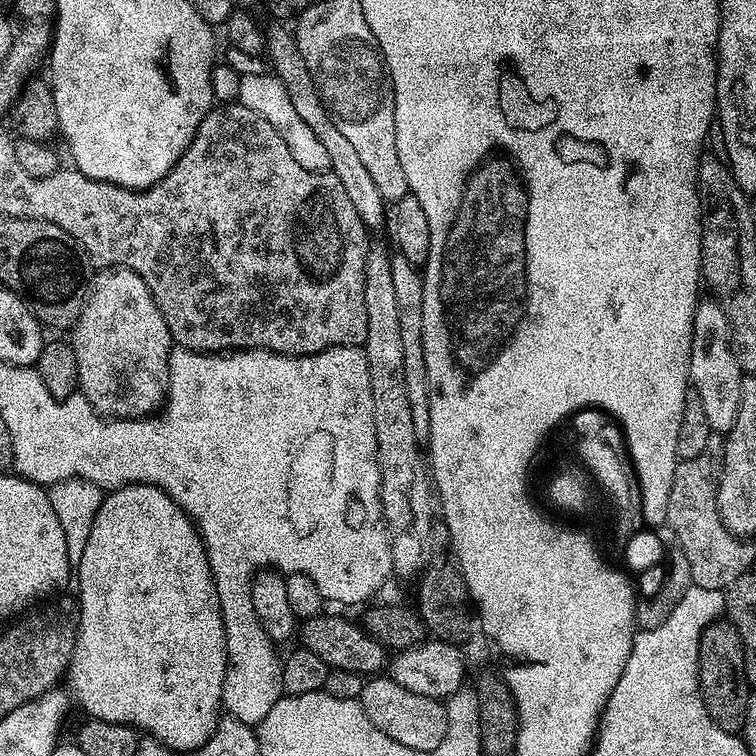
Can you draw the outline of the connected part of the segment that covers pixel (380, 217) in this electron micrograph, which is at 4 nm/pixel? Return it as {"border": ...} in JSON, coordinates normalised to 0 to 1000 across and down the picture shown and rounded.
{"border":[[[356,36],[352,42],[352,74],[360,78],[358,94],[370,104],[373,114],[378,114],[378,126],[384,128],[390,148],[399,156],[399,161],[405,161],[405,167],[410,167],[410,172],[415,172],[415,179],[421,181],[421,188],[426,188],[431,204],[437,204],[437,225],[447,235],[447,241],[452,241],[463,267],[468,267],[468,278],[474,278],[481,300],[488,304],[503,302],[507,296],[509,300],[508,259],[500,251],[500,246],[495,246],[495,235],[489,235],[479,209],[474,209],[474,198],[468,198],[468,192],[448,175],[447,167],[442,167],[421,124],[421,114],[415,114],[410,93],[405,93],[405,77],[399,77],[399,66],[394,66],[390,46],[382,38],[380,42],[376,37]]]}

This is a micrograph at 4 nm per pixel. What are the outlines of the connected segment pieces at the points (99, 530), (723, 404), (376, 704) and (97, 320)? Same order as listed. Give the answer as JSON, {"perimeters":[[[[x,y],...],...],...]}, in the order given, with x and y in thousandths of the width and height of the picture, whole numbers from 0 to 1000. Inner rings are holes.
{"perimeters":[[[[169,640],[165,646],[155,646],[144,649],[139,655],[135,669],[132,671],[132,681],[124,685],[124,696],[119,696],[119,712],[114,717],[114,728],[108,728],[108,743],[103,747],[103,762],[106,757],[106,788],[103,787],[103,798],[106,800],[106,833],[101,839],[101,853],[95,861],[95,874],[90,877],[87,890],[87,905],[95,909],[95,915],[101,919],[101,926],[108,935],[116,940],[115,946],[124,952],[139,952],[140,955],[156,955],[157,958],[173,958],[176,963],[187,970],[194,971],[200,978],[209,979],[218,984],[221,989],[233,991],[234,996],[251,997],[259,989],[274,981],[282,971],[286,970],[286,960],[294,951],[294,933],[296,930],[296,898],[300,892],[300,854],[299,844],[302,840],[296,837],[296,813],[291,806],[291,792],[288,791],[288,780],[286,771],[280,763],[280,750],[275,742],[275,729],[270,725],[270,714],[265,709],[265,702],[259,700],[259,694],[254,684],[243,679],[233,665],[213,646],[206,646],[202,640]]],[[[927,396],[921,405],[921,419],[915,427],[915,462],[910,495],[914,512],[929,532],[929,542],[934,542],[934,553],[943,573],[960,574],[975,556],[984,493],[975,481],[967,460],[964,427],[956,407],[946,396],[935,396]]],[[[503,892],[496,897],[483,898],[475,927],[489,955],[495,955],[495,960],[500,960],[505,971],[521,976],[521,981],[532,987],[542,987],[558,997],[565,997],[590,976],[594,954],[591,935],[581,926],[542,918],[542,913],[526,907],[526,902],[521,902],[512,893]]],[[[157,352],[134,360],[138,361],[128,368],[122,386],[119,381],[119,390],[93,439],[98,474],[103,479],[104,517],[139,553],[177,556],[210,546],[222,522],[222,467],[230,459],[222,427],[204,399],[201,385],[183,362]]]]}

